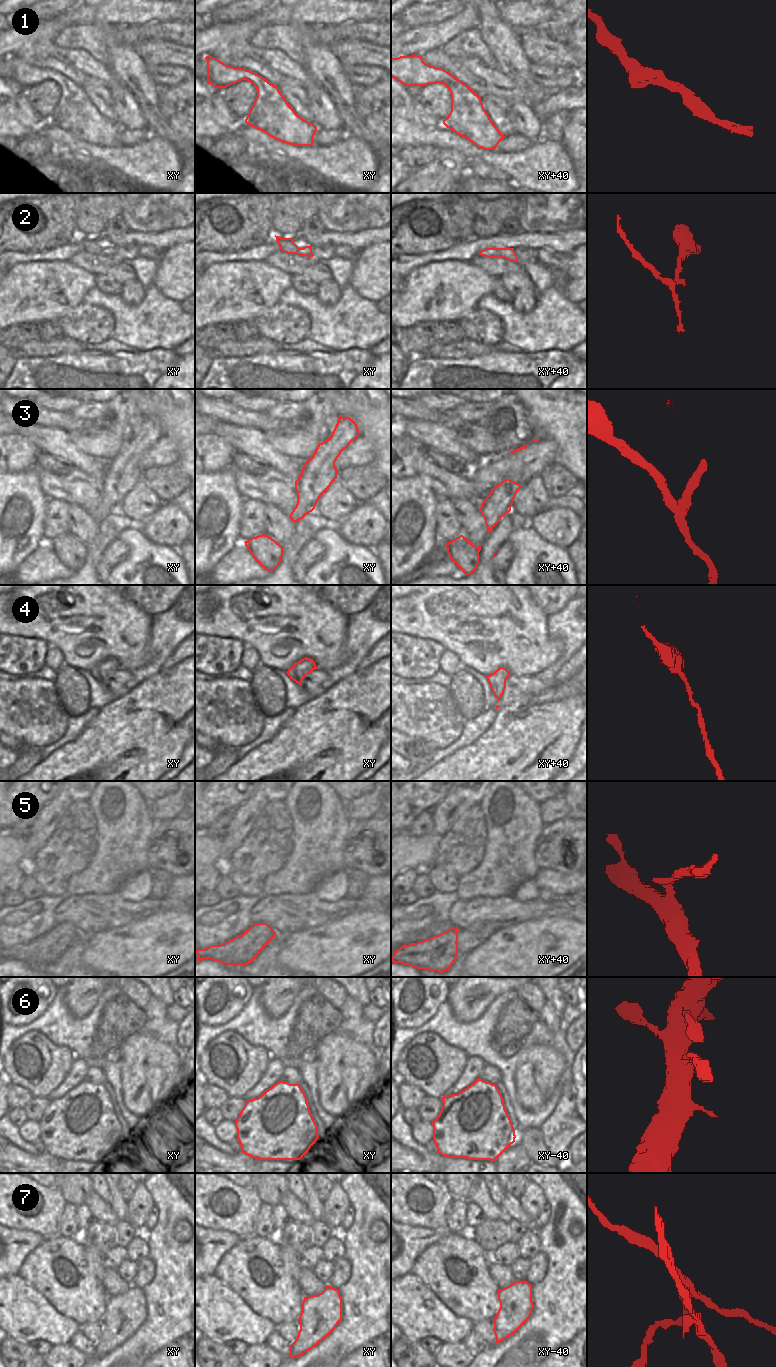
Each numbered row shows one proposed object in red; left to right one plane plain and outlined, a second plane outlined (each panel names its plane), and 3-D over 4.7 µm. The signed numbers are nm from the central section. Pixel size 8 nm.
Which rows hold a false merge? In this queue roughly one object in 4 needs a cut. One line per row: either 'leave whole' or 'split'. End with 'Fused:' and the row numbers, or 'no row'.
1: leave whole
2: leave whole
3: split
4: leave whole
5: split
6: leave whole
7: split
Fused: 3, 5, 7

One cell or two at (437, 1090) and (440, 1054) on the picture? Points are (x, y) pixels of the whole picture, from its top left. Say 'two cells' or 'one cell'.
one cell

